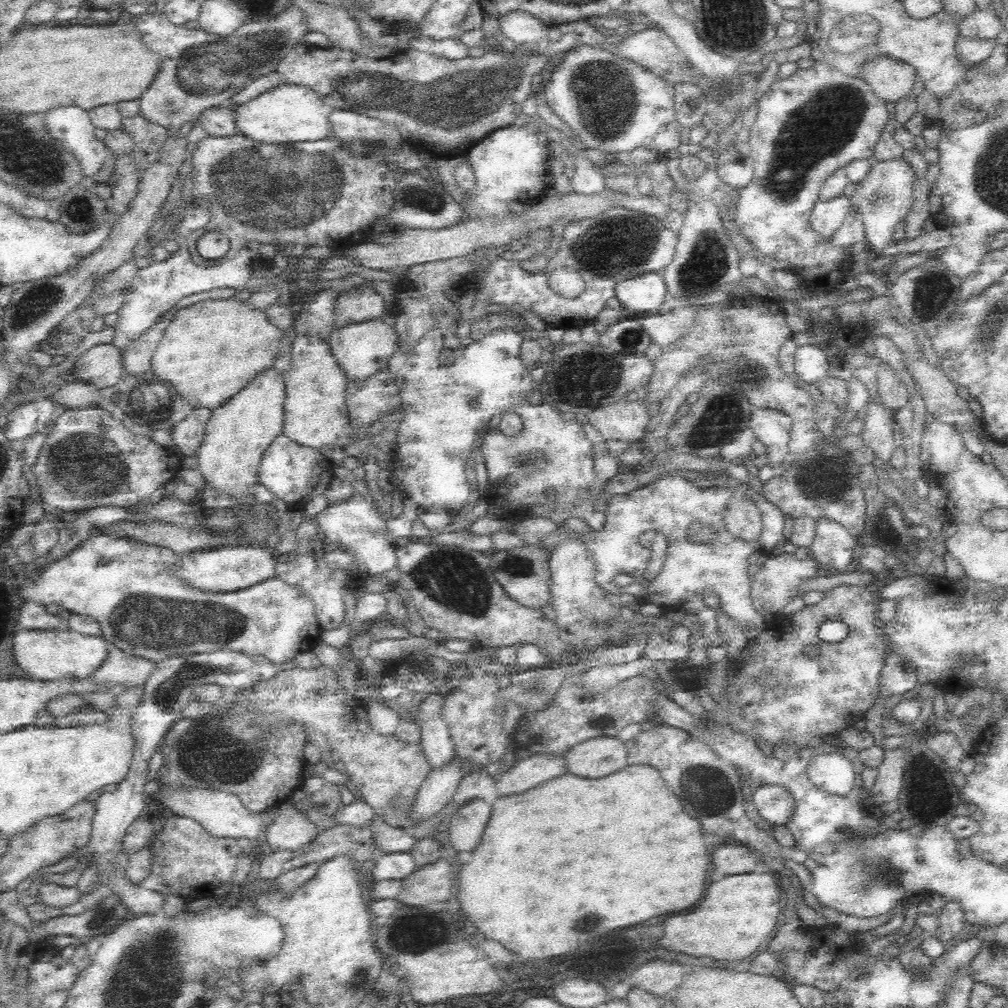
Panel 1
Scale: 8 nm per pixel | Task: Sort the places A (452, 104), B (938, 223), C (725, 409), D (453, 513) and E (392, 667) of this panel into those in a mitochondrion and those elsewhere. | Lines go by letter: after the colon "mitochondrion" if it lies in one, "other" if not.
A: mitochondrion
B: other
C: mitochondrion
D: other
E: other

